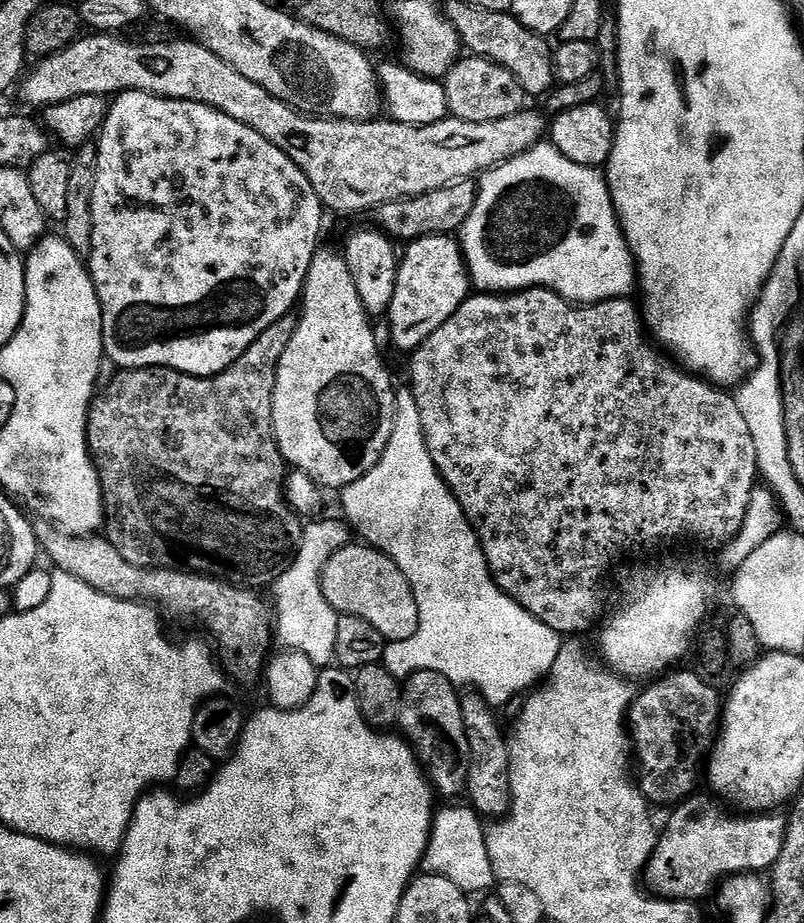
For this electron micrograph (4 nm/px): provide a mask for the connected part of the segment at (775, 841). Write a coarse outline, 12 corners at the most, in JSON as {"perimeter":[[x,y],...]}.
{"perimeter":[[689,798],[671,809],[643,883],[700,902],[767,873],[783,815]]}

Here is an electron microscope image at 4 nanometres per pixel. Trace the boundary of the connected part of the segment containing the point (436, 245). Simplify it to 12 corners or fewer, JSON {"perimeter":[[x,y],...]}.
{"perimeter":[[452,234],[403,249],[386,323],[405,354],[470,295]]}

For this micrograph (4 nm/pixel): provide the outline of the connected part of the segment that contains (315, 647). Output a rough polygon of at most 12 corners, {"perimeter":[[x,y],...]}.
{"perimeter":[[343,519],[304,529],[274,585],[274,636],[323,670],[336,659],[338,615],[322,590],[350,543]]}

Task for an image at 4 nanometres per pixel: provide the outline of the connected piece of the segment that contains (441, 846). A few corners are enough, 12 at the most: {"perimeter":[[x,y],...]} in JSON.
{"perimeter":[[471,806],[432,818],[422,865],[466,894],[497,887]]}

